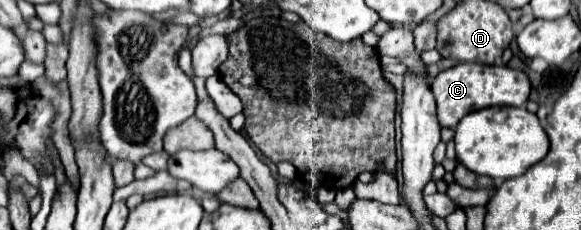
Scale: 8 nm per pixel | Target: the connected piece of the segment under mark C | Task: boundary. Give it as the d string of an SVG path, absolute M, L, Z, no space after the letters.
M458 63L442 71L432 81L432 93L438 105L438 121L442 127L454 129L458 121L470 111L486 109L492 105L524 107L530 95L530 79L524 71L508 65L482 65L482 63Z

